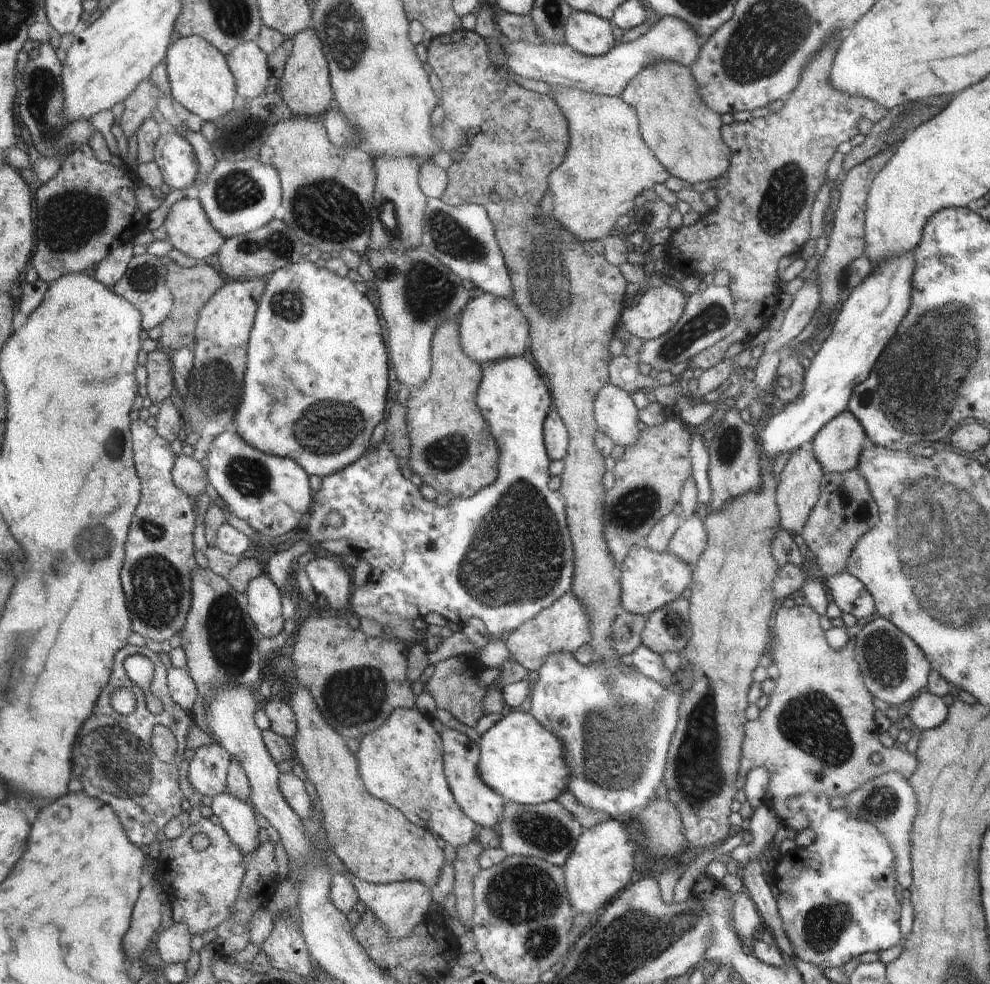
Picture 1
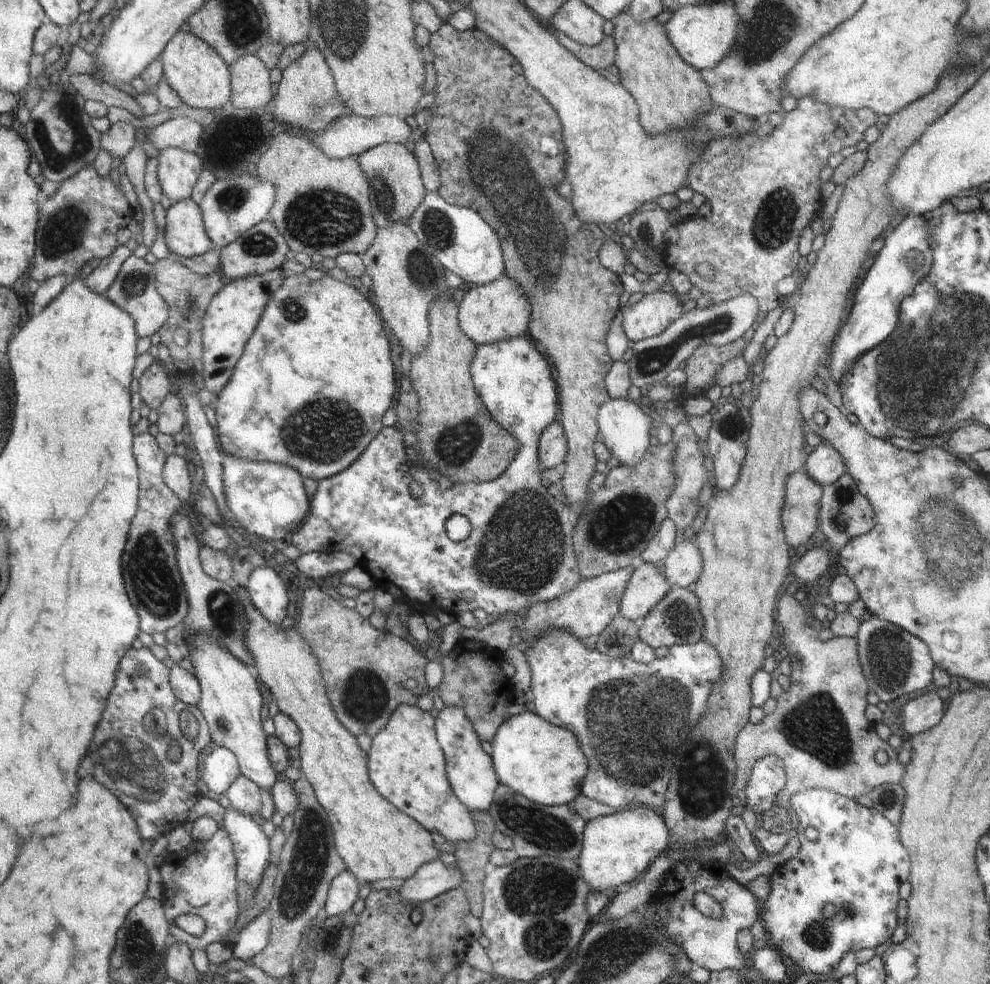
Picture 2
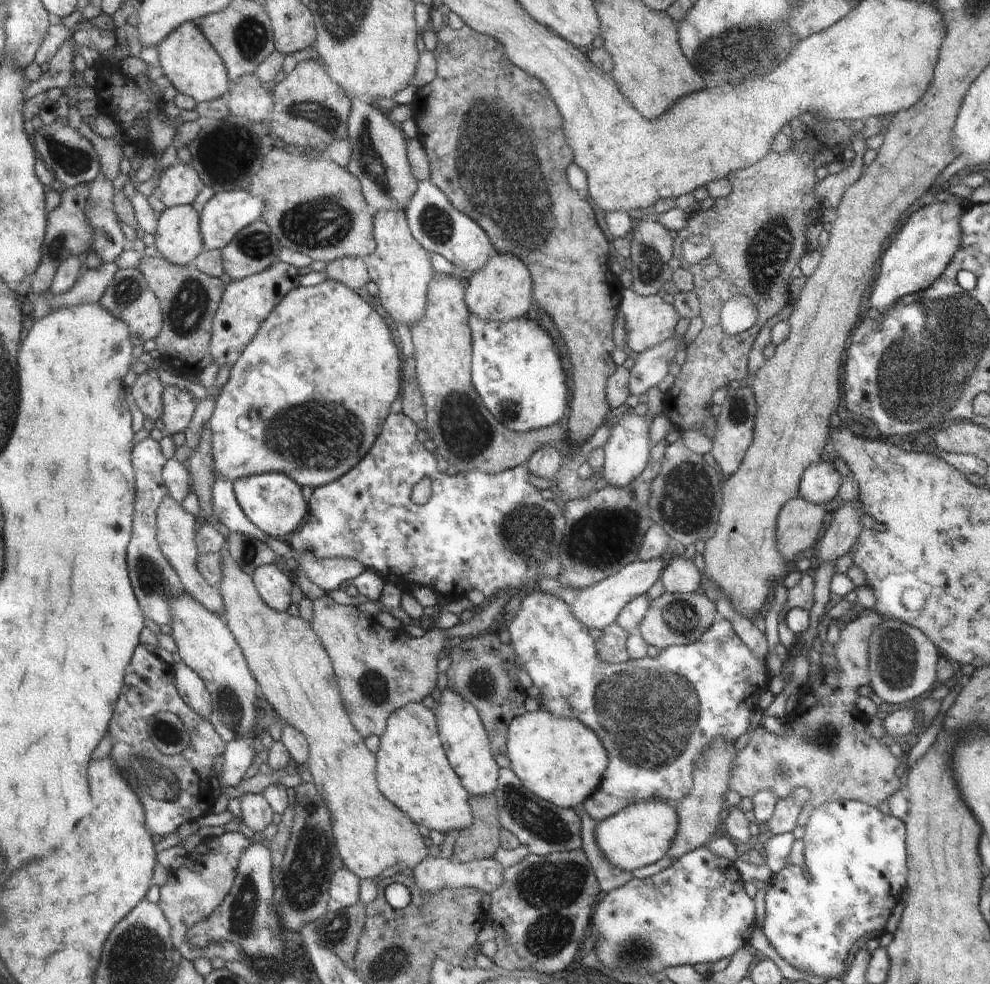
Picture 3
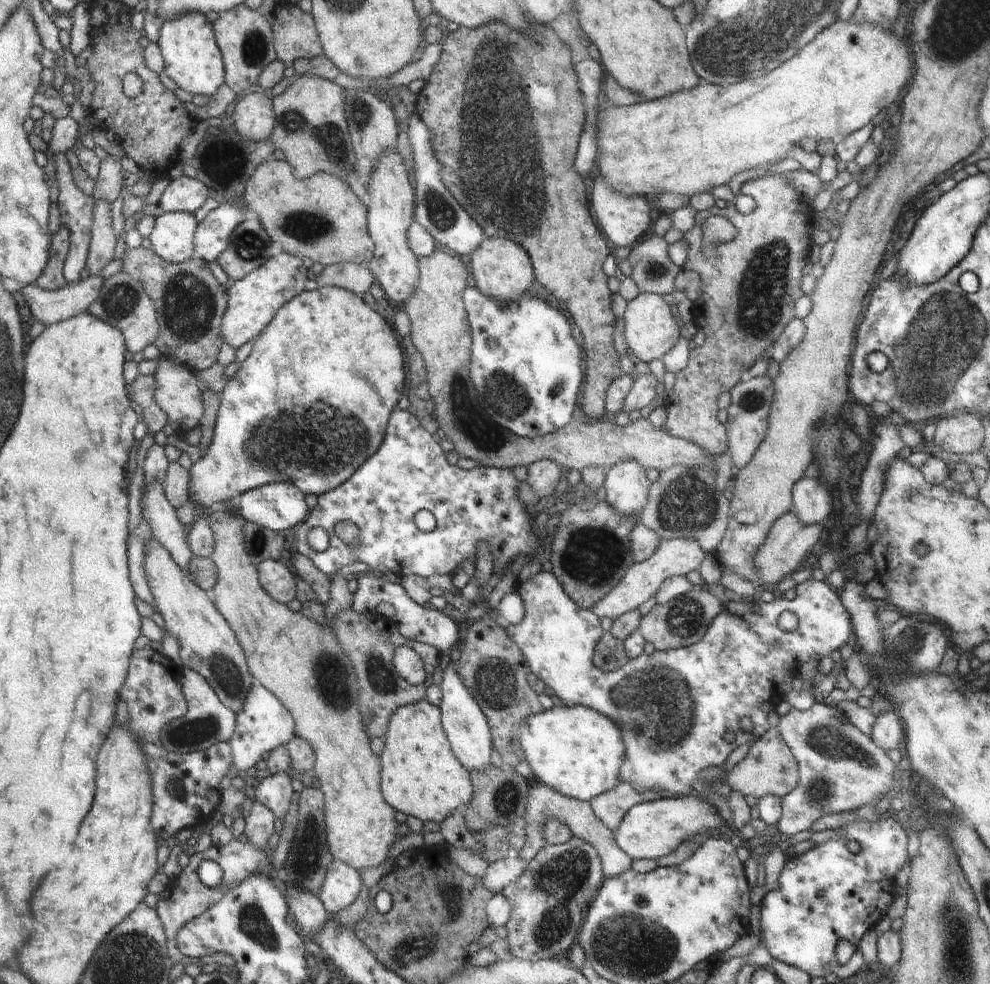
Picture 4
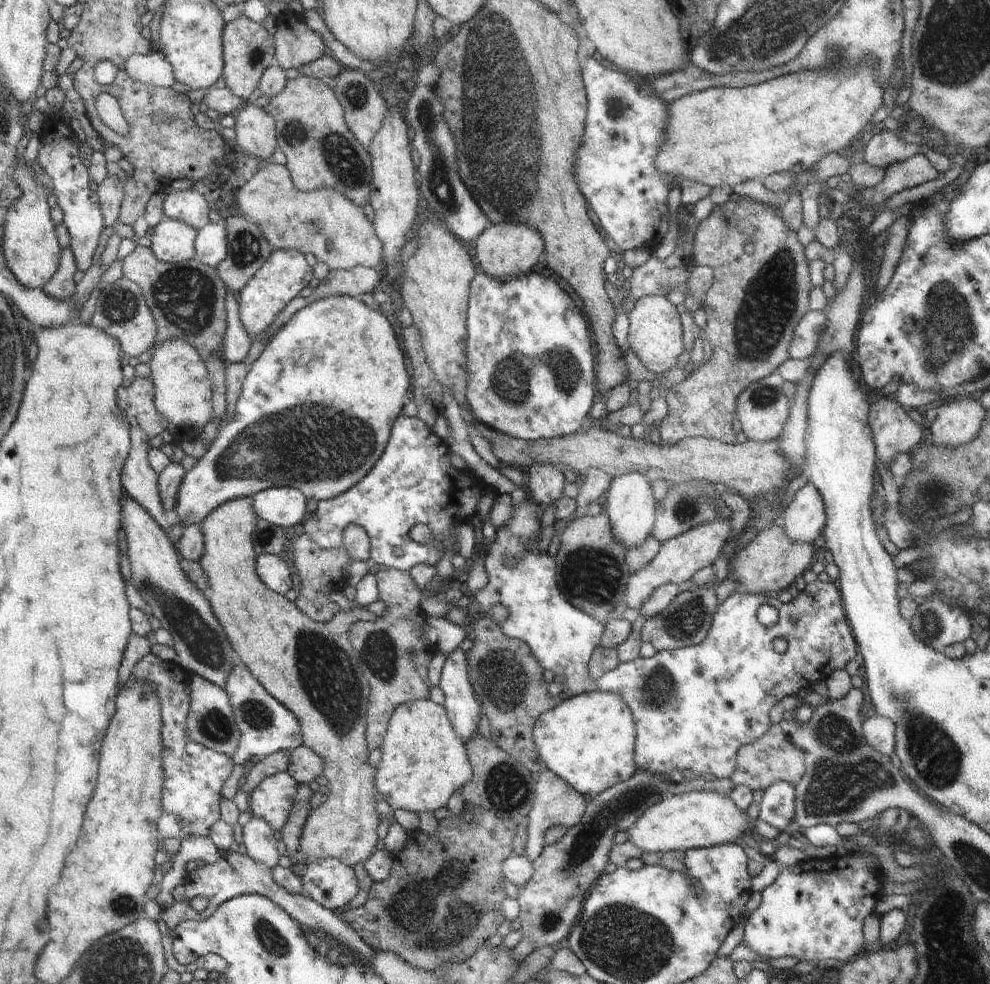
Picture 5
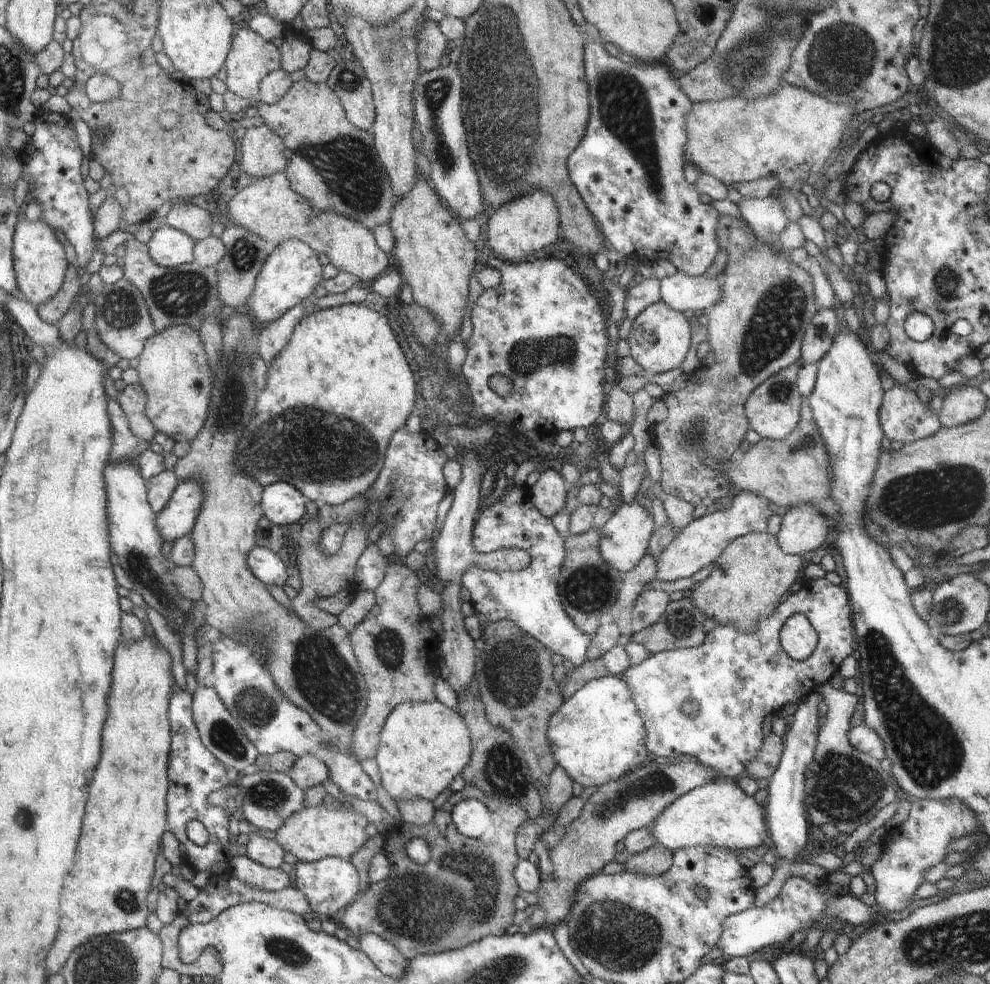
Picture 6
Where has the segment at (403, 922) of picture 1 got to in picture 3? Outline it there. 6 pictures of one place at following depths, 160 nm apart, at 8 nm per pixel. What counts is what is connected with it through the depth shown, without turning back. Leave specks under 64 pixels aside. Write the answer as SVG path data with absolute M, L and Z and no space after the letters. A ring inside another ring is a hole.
M431 856L413 868L413 877L422 892L436 892L450 886L477 888L490 895L504 882L504 870L505 867L500 866L494 857L458 862Z

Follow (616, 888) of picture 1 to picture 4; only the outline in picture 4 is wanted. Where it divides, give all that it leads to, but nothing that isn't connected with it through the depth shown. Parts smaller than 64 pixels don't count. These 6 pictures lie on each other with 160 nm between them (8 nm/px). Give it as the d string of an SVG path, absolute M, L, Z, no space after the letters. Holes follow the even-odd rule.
M696 793L681 797L665 796L662 799L631 806L612 834L618 846L632 859L656 860L673 853L689 839L706 835L711 830L726 824L720 812L718 813L719 815L707 798L699 798Z

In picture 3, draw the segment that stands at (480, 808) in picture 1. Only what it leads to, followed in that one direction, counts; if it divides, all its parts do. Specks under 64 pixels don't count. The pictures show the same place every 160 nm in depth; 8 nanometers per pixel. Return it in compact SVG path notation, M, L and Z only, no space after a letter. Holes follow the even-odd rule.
M447 687L441 692L440 700L435 706L440 740L448 754L449 763L459 774L463 785L470 795L485 795L497 788L499 766L494 761L490 747L488 731L477 708L462 694Z

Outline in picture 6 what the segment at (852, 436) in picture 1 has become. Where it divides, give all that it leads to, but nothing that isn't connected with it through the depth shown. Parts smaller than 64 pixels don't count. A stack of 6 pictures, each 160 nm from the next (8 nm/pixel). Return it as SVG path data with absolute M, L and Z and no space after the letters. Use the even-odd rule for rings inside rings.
M800 504L788 507L776 538L778 546L786 554L802 556L822 546L826 536L828 536L826 514L822 514L814 504Z

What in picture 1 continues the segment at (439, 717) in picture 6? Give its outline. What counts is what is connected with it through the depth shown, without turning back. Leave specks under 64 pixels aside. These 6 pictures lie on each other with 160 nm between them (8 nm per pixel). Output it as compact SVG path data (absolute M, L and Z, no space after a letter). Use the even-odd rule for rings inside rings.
M418 709L394 710L389 718L390 722L360 740L358 774L366 790L384 802L392 802L409 822L438 834L447 844L469 845L476 838L478 825L461 810L446 784L440 734Z

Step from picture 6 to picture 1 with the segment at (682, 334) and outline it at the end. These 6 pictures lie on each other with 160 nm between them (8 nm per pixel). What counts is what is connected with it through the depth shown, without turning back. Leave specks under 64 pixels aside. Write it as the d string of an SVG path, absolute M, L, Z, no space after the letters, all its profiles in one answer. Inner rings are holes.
M668 278L664 284L649 288L641 297L636 304L627 306L622 314L622 325L632 337L645 341L664 336L680 320L686 306L686 296Z

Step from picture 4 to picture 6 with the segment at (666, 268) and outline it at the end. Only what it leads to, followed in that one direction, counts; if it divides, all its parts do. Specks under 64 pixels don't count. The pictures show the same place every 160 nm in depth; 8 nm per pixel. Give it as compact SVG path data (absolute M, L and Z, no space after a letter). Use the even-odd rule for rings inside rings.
M655 275L644 278L640 284L628 282L626 287L625 312L628 319L634 321L636 316L650 304L661 301L660 280Z

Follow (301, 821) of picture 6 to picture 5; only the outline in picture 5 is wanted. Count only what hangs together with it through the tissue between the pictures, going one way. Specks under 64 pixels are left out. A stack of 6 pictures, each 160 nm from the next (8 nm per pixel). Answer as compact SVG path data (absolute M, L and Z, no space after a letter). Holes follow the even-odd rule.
M245 496L240 498L233 498L232 500L226 501L224 504L217 506L214 512L210 513L205 521L201 524L202 534L205 540L205 549L202 558L199 560L203 571L209 578L210 594L207 596L209 602L212 604L213 613L217 615L217 619L221 622L221 625L225 629L226 636L229 638L230 644L234 649L235 653L238 653L240 660L248 667L250 670L254 670L254 676L261 682L267 691L278 702L285 704L295 715L301 725L303 742L306 747L310 747L310 750L317 751L321 755L322 760L325 762L325 768L323 770L323 775L328 780L328 794L326 801L318 808L312 809L312 812L308 815L306 822L301 830L301 835L299 838L299 848L302 852L303 860L309 862L312 859L319 858L337 858L340 862L346 863L348 866L353 867L358 863L365 863L372 856L374 852L374 846L376 846L376 828L380 824L380 818L377 811L377 796L380 793L377 792L374 772L377 772L376 768L370 766L368 762L368 739L365 737L366 732L368 732L368 704L370 704L370 693L371 686L368 684L366 677L363 675L363 670L360 668L360 662L354 654L354 647L351 642L348 642L348 628L350 628L356 621L360 620L374 620L376 621L378 616L373 612L367 611L366 609L355 608L351 611L338 611L334 614L334 618L331 618L328 622L319 623L314 621L298 608L296 603L290 601L284 595L278 594L273 591L262 582L261 577L257 574L257 557L258 555L254 552L254 547L252 544L252 533L254 532L256 523L258 522L258 514L255 513L253 506L253 496Z

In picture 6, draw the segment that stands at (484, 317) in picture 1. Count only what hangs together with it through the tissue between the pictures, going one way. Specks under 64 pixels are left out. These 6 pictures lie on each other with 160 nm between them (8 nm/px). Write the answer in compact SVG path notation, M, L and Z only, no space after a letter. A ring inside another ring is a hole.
M532 192L528 196L522 196L506 206L500 206L492 214L488 224L486 244L496 258L510 264L528 262L532 254L544 250L546 246L554 244L558 240L558 207L554 198L546 192Z

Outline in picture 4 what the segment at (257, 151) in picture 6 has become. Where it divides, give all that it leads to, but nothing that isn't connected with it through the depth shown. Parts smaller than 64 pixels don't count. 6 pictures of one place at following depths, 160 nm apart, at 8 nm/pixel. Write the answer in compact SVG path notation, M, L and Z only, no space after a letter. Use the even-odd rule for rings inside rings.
M252 92L252 94L244 96L238 103L233 104L229 111L234 119L232 129L250 140L262 141L271 138L276 126L276 111L272 110L273 102L264 102L264 100L266 100L266 96Z

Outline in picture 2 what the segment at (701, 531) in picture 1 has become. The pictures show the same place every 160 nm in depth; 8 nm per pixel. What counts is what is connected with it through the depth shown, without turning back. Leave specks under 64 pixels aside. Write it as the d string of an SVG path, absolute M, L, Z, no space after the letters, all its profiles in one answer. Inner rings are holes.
M693 541L680 542L668 552L668 556L662 562L666 582L670 587L691 589L698 580L702 571L703 561L698 546Z

